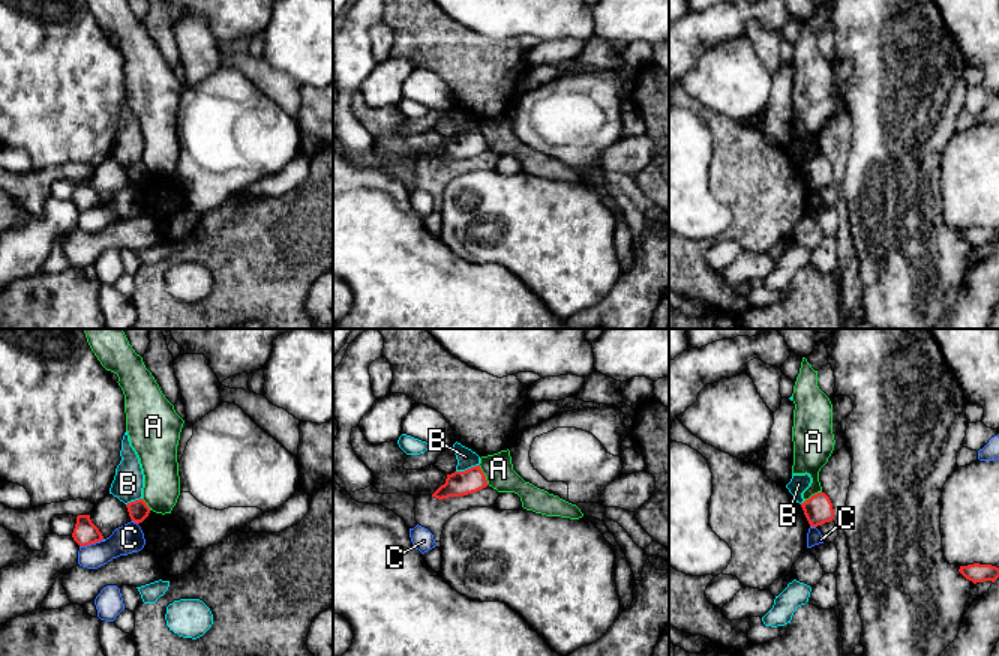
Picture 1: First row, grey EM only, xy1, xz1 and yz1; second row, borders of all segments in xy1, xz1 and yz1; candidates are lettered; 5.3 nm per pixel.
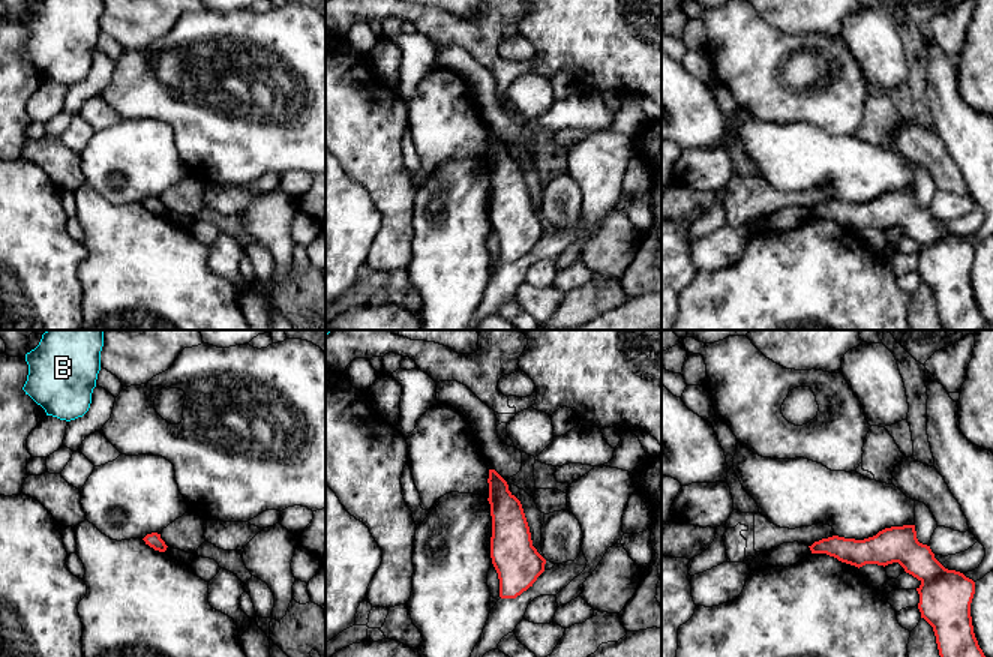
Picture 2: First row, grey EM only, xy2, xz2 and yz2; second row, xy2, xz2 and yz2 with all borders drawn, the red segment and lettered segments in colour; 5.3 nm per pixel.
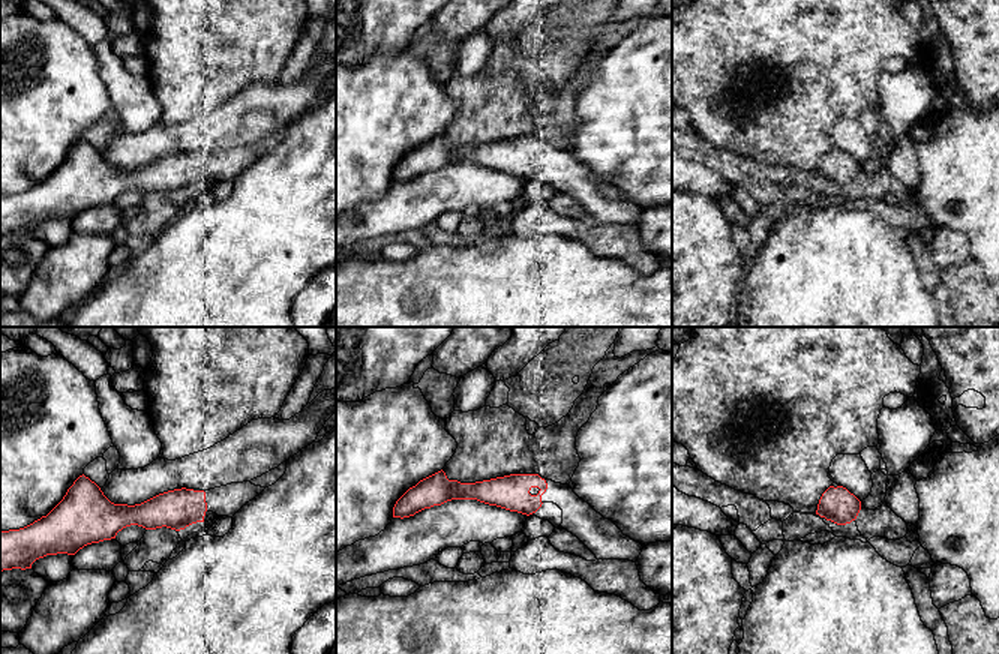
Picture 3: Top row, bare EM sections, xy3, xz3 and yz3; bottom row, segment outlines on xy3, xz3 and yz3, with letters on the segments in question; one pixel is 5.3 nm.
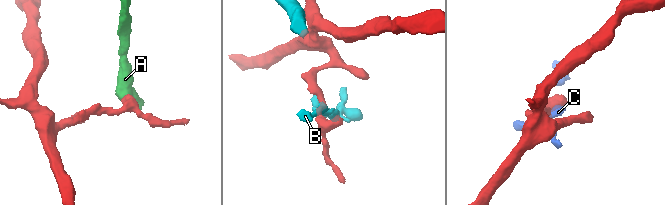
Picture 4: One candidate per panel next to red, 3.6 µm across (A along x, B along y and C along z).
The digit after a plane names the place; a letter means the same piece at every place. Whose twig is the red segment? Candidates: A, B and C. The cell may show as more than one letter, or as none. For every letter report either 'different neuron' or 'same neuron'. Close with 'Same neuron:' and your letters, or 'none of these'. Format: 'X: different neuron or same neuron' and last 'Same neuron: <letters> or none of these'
A: different neuron
B: different neuron
C: different neuron
Same neuron: none of these

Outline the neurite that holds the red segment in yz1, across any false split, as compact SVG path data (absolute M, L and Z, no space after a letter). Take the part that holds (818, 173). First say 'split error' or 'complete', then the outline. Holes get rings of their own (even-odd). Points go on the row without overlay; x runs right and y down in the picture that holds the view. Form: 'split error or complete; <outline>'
complete; M818 156L801 167L810 191L818 191L834 183L834 173L825 156Z

